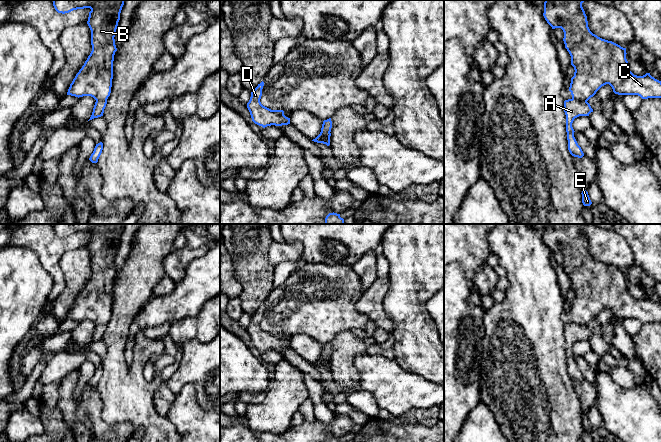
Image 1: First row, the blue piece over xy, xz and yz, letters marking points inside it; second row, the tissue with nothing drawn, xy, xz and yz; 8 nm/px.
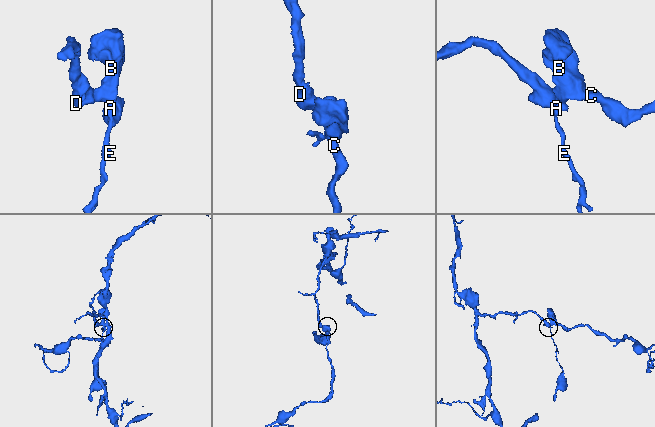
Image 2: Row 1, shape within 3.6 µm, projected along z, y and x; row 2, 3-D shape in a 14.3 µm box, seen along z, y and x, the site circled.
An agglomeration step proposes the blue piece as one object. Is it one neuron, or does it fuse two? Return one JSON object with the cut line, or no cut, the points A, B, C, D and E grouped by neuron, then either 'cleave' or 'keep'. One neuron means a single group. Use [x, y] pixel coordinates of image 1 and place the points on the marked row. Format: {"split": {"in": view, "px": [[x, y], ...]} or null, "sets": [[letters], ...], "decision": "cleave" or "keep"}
{"split": {"in": "yz", "px": [[572, 98], [578, 101], [586, 101]]}, "sets": [["A", "E"], ["B", "C", "D"]], "decision": "cleave"}

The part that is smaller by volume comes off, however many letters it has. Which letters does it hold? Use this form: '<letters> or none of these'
A, E

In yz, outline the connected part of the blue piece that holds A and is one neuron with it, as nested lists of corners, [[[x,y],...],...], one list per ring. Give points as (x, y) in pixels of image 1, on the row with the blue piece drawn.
[[[568,99],[564,101],[564,112],[566,115],[566,132],[568,140],[568,150],[574,157],[582,158],[584,153],[574,137],[572,123],[579,116],[589,116],[593,109],[587,101]]]

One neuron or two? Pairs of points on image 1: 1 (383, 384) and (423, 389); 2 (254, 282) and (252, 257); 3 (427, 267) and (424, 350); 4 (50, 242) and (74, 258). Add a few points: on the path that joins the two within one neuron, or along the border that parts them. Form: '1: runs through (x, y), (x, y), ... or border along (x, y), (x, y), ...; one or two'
1: runs through (393, 388), (413, 389); one
2: runs through (254, 276), (252, 263); one
3: runs through (411, 282), (416, 328); one
4: border along (86, 246), (63, 254), (63, 275); two

